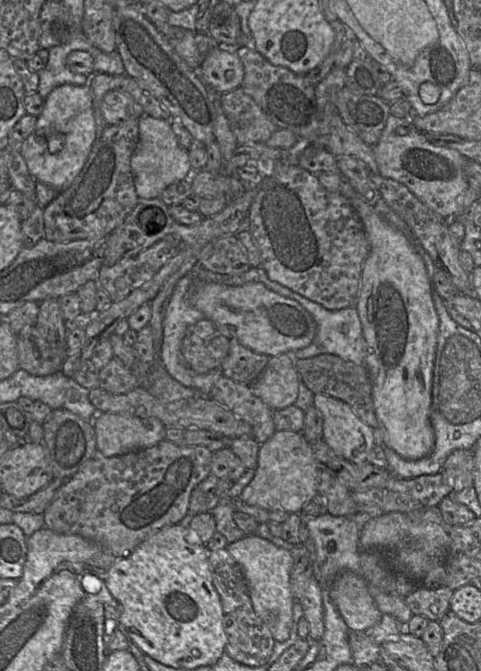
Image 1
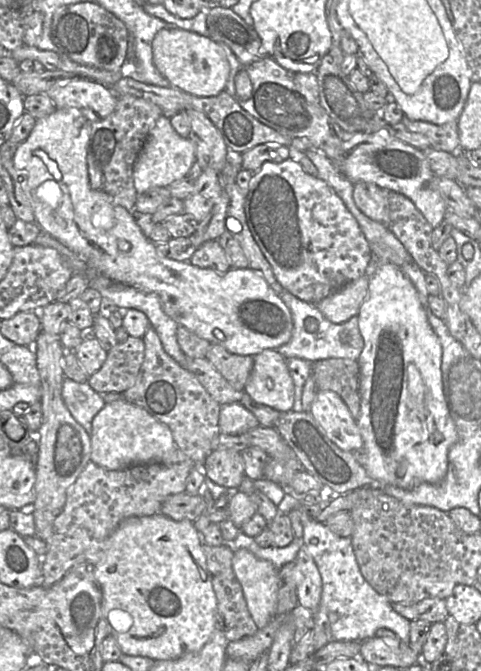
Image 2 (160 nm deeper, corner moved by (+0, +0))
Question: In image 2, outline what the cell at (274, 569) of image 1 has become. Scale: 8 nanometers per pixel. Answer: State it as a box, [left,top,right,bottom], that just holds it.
[232,548,281,628]

